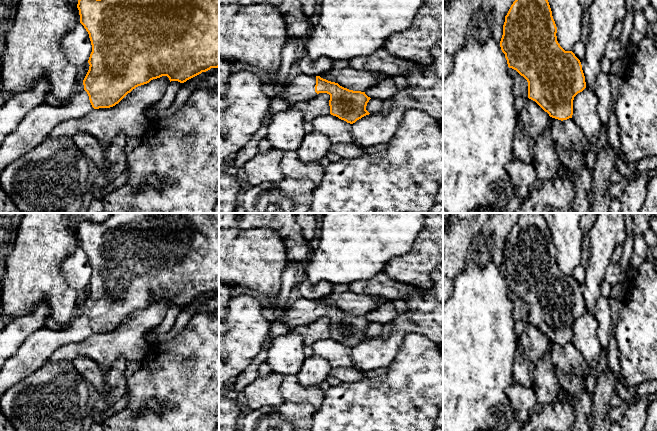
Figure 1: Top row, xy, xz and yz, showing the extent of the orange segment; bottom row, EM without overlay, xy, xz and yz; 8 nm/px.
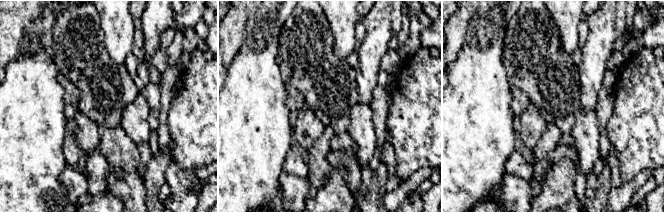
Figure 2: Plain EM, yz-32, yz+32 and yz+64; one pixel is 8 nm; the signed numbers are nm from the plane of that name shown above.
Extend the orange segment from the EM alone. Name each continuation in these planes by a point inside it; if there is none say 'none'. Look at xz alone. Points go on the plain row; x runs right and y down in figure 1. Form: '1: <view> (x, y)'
1: xz (299, 311)

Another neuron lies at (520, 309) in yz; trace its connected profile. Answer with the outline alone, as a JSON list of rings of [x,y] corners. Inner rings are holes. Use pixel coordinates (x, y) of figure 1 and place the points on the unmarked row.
[[[509,292],[513,302],[513,318],[514,320],[528,321],[528,306],[516,294]]]

